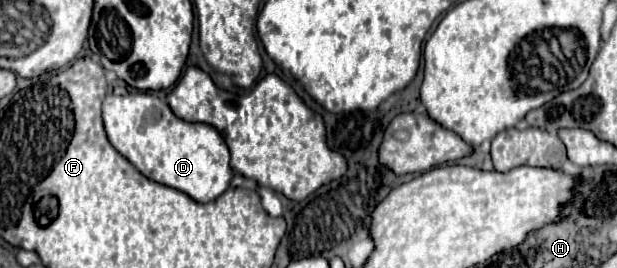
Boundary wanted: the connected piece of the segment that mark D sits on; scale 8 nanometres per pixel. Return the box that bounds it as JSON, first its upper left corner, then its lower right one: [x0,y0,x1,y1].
[103,93,233,203]

